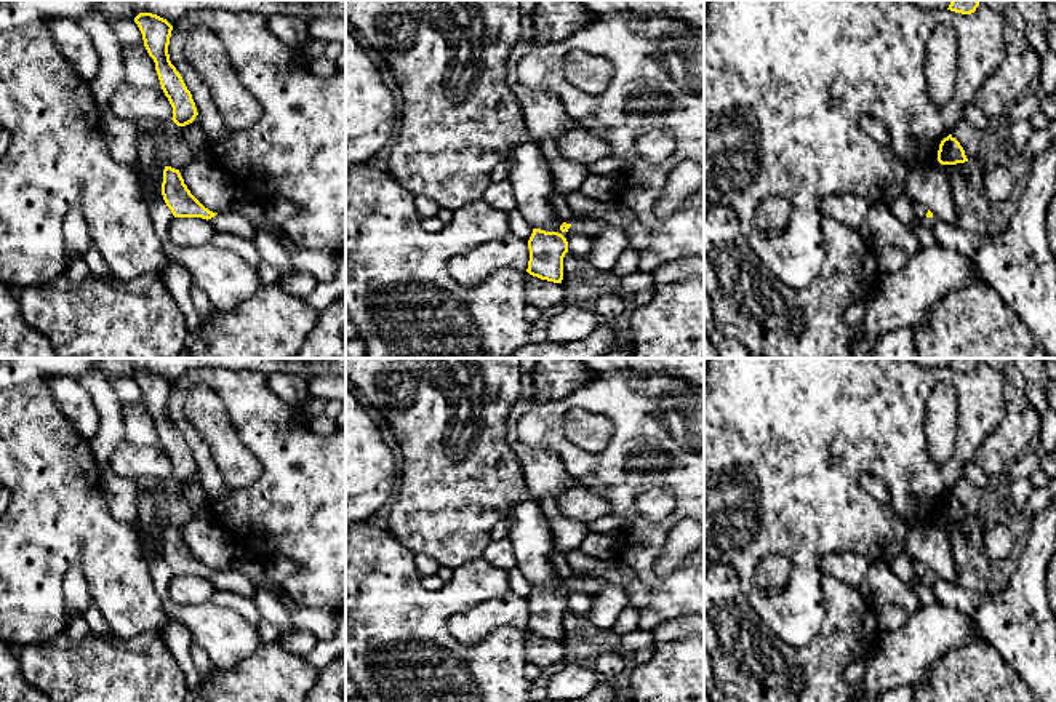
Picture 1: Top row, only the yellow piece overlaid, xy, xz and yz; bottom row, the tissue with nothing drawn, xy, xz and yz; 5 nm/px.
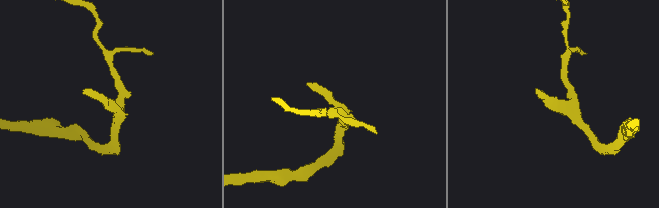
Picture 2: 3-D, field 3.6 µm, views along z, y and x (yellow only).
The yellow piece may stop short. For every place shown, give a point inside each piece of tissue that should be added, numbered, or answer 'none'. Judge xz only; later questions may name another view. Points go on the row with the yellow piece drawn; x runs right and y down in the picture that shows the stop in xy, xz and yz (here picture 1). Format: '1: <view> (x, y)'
1: xz (591, 226)

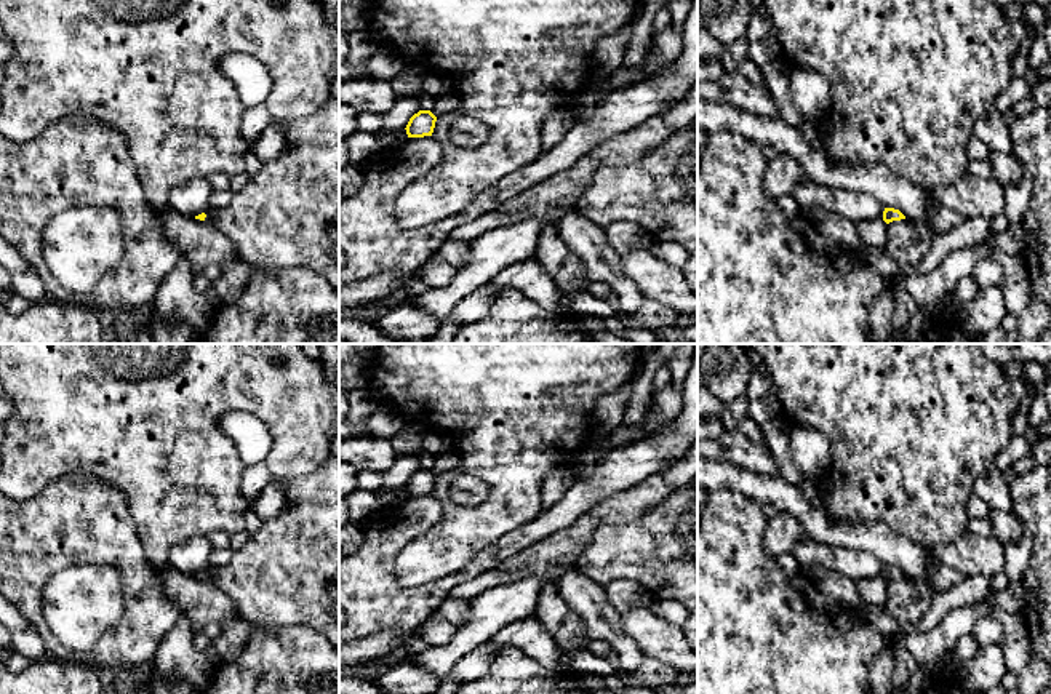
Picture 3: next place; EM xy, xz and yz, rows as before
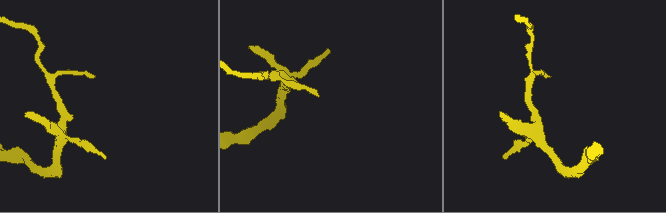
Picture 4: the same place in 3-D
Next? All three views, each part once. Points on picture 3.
none

